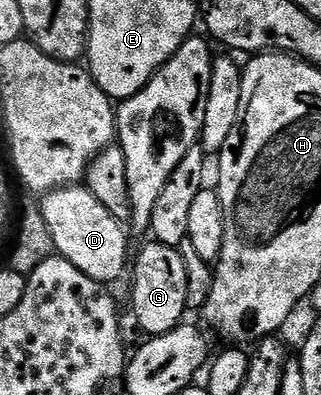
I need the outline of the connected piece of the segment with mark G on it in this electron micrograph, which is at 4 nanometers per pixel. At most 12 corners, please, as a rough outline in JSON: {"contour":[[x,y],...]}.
{"contour":[[155,240],[135,251],[132,314],[148,336],[185,321],[186,264]]}

